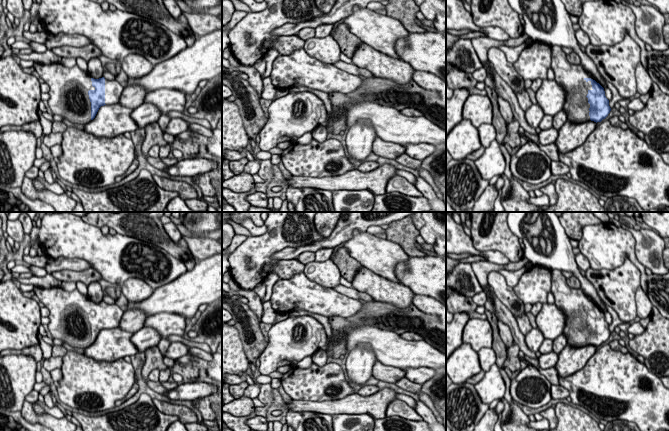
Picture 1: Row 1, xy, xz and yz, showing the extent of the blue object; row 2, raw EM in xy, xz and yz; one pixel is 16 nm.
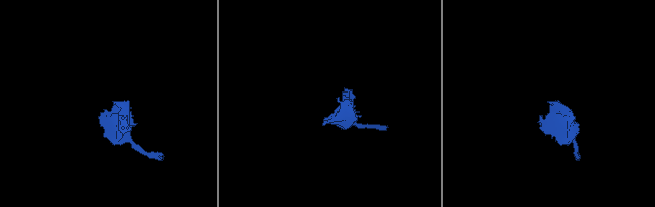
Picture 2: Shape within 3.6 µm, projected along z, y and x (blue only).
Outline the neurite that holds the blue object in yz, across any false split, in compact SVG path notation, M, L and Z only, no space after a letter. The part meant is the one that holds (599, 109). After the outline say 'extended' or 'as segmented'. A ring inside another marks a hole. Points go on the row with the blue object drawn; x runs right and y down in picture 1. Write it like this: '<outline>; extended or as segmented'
M560 46L551 47L551 68L554 79L566 91L566 102L563 110L567 113L567 120L573 123L583 123L589 120L601 122L611 111L609 100L605 96L604 88L593 80L581 64L574 65L567 61L566 54Z; extended

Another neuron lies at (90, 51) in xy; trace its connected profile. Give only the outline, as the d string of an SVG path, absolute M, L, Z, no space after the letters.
M88 44L83 47L72 47L72 46L62 46L55 47L52 49L52 52L61 58L82 58L87 63L92 58L98 58L102 55L102 52L93 44Z

